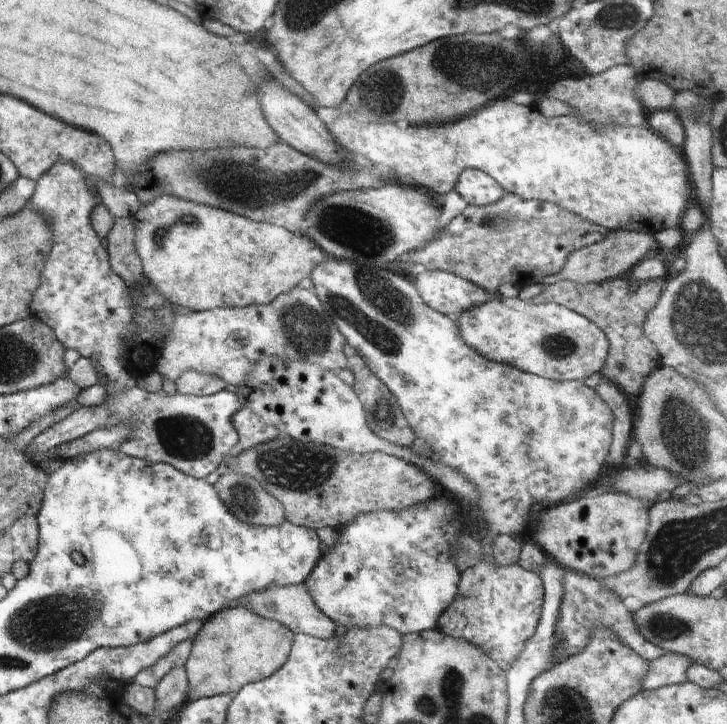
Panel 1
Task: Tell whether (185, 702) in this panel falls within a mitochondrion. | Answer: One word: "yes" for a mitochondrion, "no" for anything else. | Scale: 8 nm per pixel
no

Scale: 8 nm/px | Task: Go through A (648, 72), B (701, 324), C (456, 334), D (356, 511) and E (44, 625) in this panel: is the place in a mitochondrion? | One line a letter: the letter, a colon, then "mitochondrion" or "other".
A: other
B: mitochondrion
C: other
D: other
E: mitochondrion

